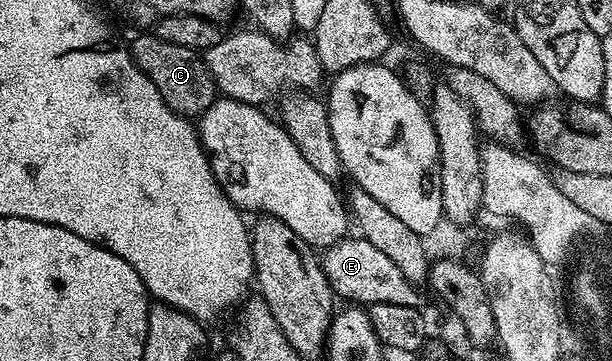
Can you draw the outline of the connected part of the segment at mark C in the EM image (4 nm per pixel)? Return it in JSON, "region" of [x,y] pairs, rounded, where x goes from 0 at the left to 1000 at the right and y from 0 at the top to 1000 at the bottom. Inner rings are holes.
{"region":[[[230,89],[214,116],[217,172],[237,202],[240,222],[260,244],[260,266],[273,288],[273,299],[288,316],[299,316],[315,332],[333,316],[345,288],[355,280],[358,258],[346,222],[345,199],[335,183],[335,163],[324,141],[299,133],[299,122],[273,122],[273,111],[260,111],[255,91]]]}

